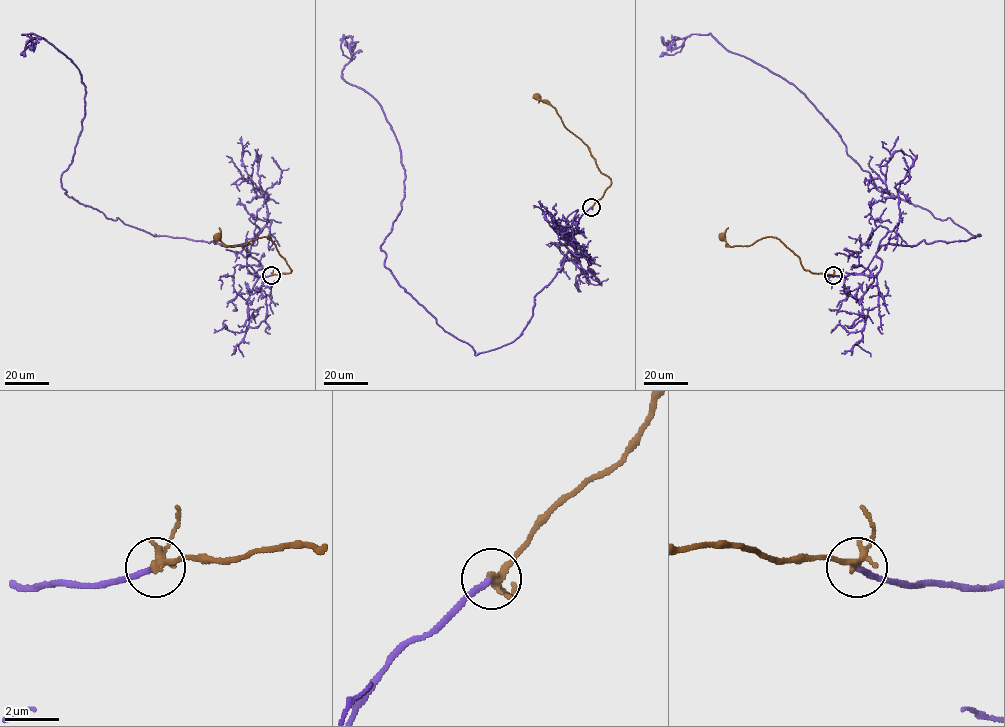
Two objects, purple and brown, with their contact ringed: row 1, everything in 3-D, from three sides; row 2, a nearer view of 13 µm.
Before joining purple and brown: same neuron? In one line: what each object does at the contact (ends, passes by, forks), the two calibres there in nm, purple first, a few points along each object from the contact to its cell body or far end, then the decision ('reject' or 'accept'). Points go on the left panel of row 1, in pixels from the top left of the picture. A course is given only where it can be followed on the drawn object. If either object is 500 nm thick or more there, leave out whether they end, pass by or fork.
purple ends there; brown passes by; 200 nm thick on the purple side, 240 nm on the other; purple runs (271, 275), (250, 272), (244, 244), (154, 236), (69, 197), (85, 86), (35, 34), (23, 56); brown runs (271, 275), (289, 273), (291, 270), (269, 237), (233, 246), (224, 244), (217, 237); reject

